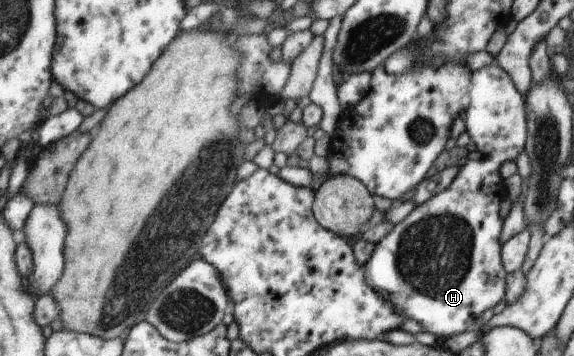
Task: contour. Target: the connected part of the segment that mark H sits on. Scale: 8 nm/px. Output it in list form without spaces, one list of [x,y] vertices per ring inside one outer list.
[[[497,62],[487,66],[487,68],[481,68],[480,70],[473,71],[473,86],[469,91],[469,106],[465,110],[465,128],[470,139],[477,146],[477,152],[481,154],[481,158],[478,160],[468,159],[467,163],[463,165],[455,180],[449,184],[445,190],[438,192],[435,196],[432,196],[427,202],[416,205],[416,207],[409,213],[409,216],[398,222],[394,228],[382,238],[375,245],[375,250],[371,258],[363,265],[363,273],[367,276],[367,282],[373,290],[377,290],[380,294],[385,294],[385,298],[389,298],[389,302],[393,302],[393,306],[397,306],[397,310],[401,310],[401,314],[405,314],[405,318],[415,320],[423,326],[423,330],[435,334],[437,338],[441,340],[447,339],[449,336],[461,334],[465,332],[487,308],[495,307],[495,304],[499,304],[499,300],[503,300],[505,296],[505,268],[503,268],[503,262],[501,262],[501,216],[499,216],[499,204],[501,204],[501,192],[503,192],[503,178],[499,174],[499,168],[503,162],[516,161],[517,156],[521,152],[526,152],[525,146],[528,142],[528,114],[527,103],[524,100],[524,94],[521,94],[520,90],[517,90],[516,83],[512,78],[509,78],[509,74]]]

